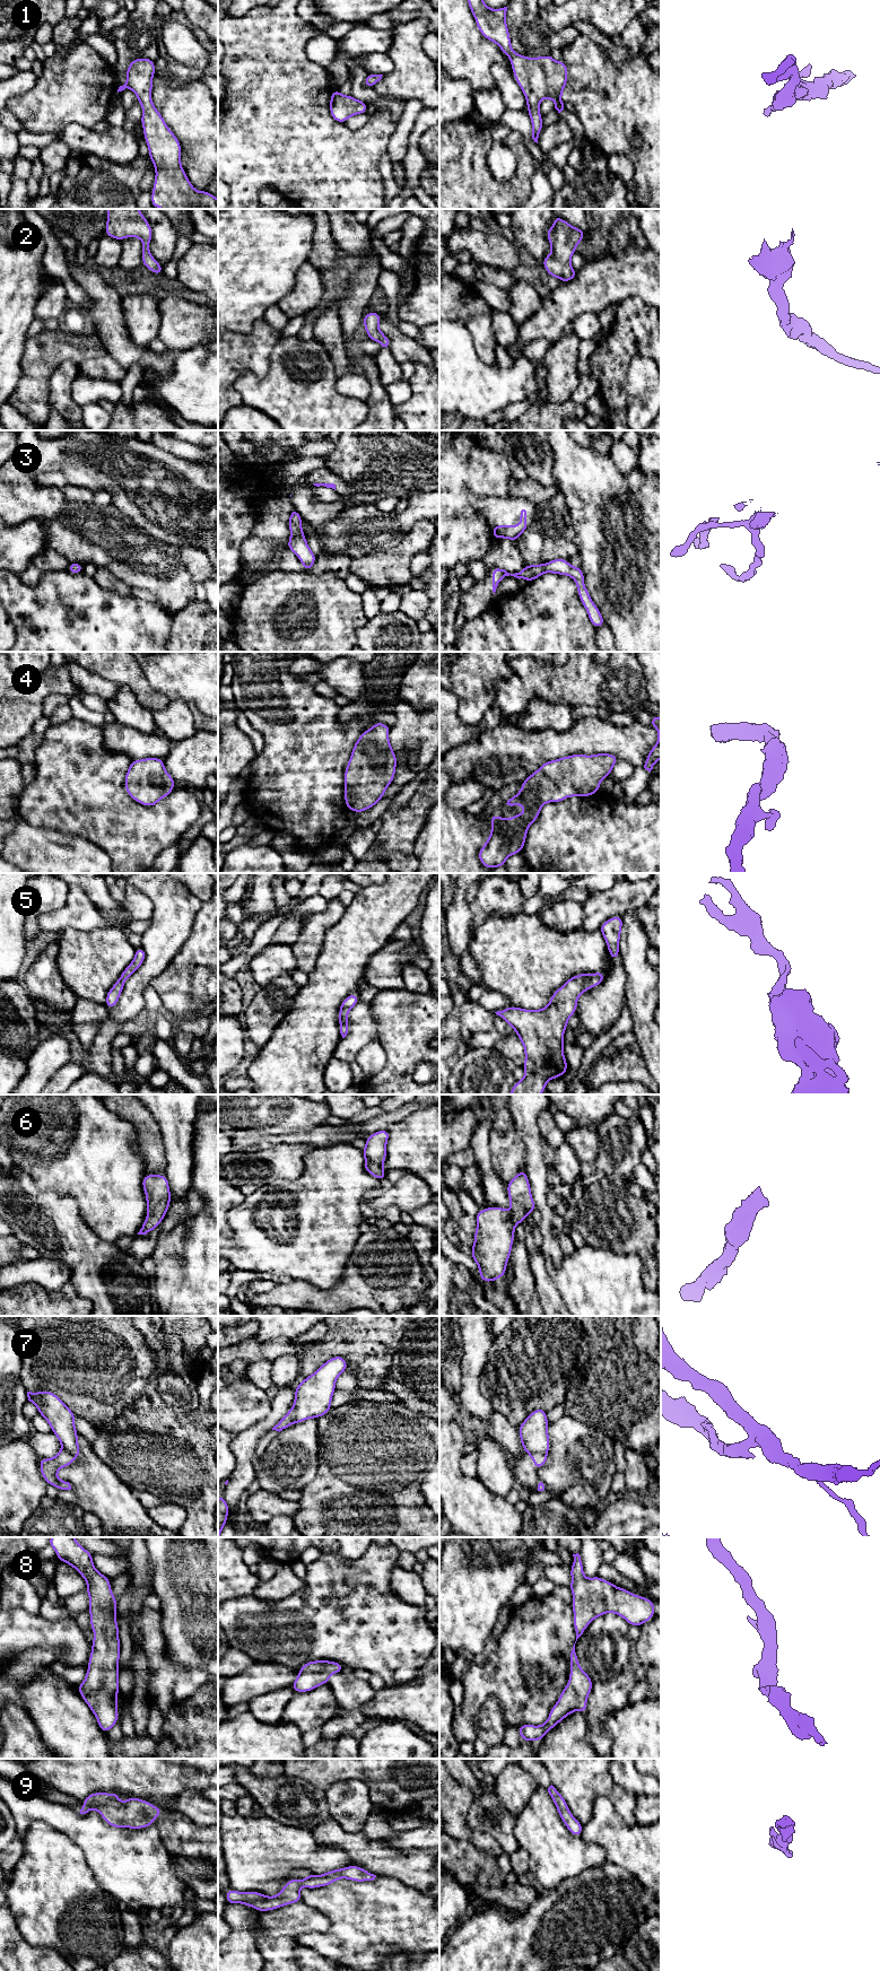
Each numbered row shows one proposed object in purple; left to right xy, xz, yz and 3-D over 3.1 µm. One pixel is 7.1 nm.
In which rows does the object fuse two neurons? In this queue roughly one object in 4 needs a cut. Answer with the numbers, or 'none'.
7

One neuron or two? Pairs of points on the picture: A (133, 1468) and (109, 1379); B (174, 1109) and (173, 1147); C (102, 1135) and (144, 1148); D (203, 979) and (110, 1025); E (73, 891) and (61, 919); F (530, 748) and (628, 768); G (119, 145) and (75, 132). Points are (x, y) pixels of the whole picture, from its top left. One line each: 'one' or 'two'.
A: two
B: one
C: two
D: two
E: one
F: two
G: one

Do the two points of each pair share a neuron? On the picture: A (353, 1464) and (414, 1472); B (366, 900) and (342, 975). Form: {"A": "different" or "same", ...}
{"A": "same", "B": "same"}

